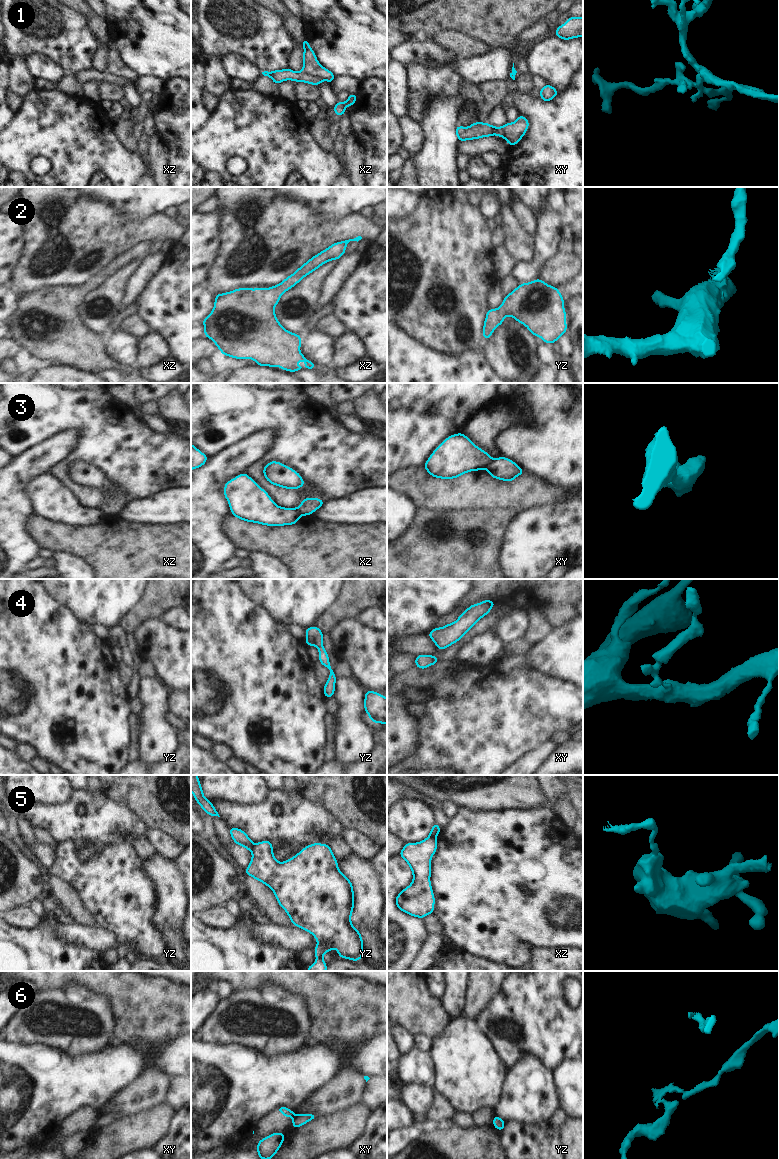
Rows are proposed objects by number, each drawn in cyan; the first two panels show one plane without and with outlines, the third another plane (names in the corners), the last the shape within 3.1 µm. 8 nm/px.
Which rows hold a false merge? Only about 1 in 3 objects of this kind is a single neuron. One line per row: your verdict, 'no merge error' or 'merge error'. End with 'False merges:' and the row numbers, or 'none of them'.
1: merge error
2: no merge error
3: merge error
4: no merge error
5: merge error
6: merge error
False merges: 1, 3, 5, 6

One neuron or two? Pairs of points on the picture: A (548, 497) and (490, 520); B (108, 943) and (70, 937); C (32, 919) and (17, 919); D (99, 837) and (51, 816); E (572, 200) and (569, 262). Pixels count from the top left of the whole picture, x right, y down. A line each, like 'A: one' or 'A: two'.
A: two
B: one
C: one
D: one
E: two

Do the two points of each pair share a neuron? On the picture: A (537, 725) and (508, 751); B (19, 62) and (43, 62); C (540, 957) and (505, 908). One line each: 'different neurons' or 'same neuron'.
A: same neuron
B: different neurons
C: different neurons

